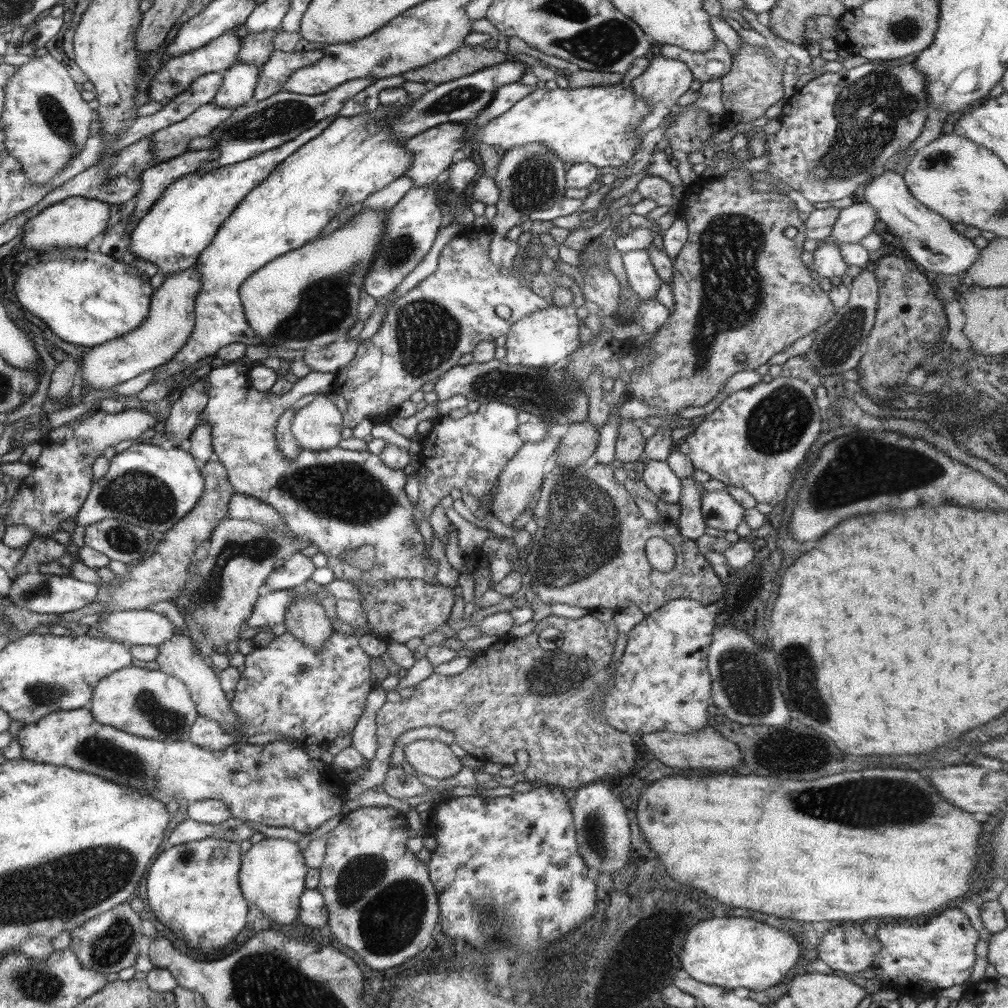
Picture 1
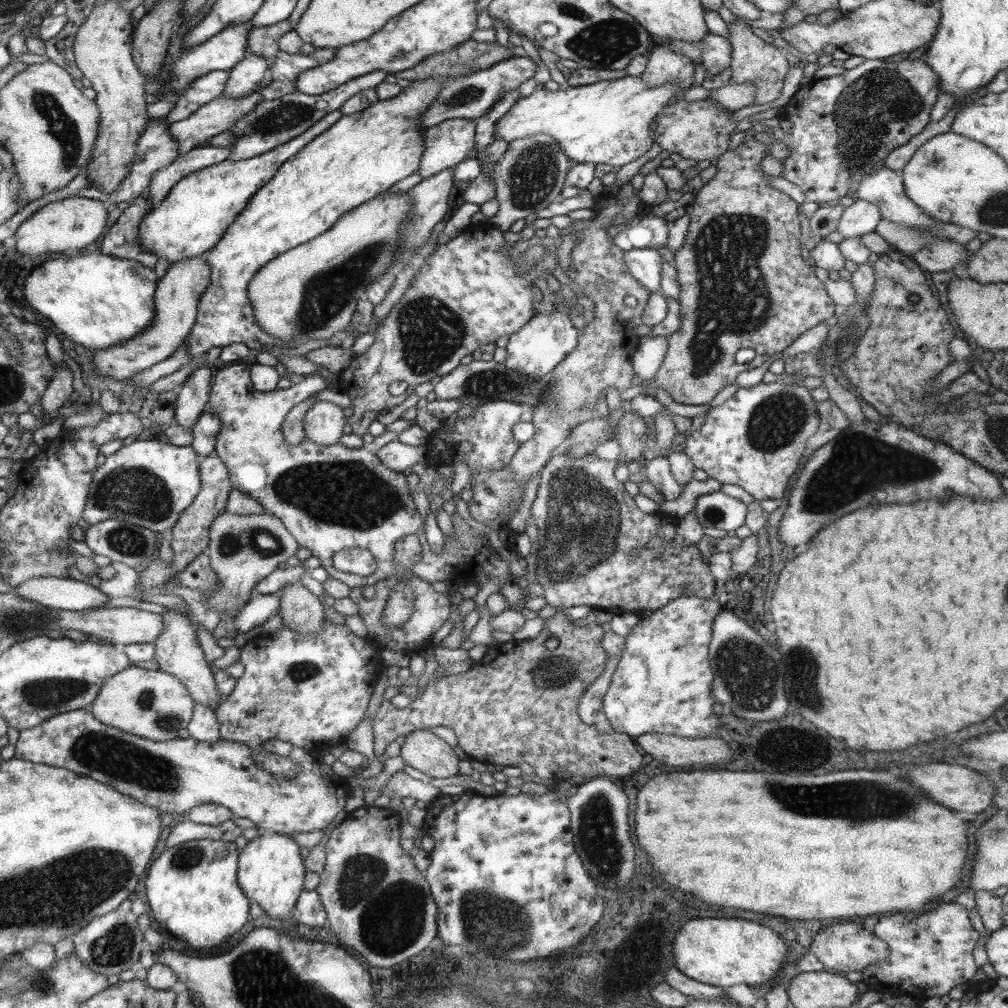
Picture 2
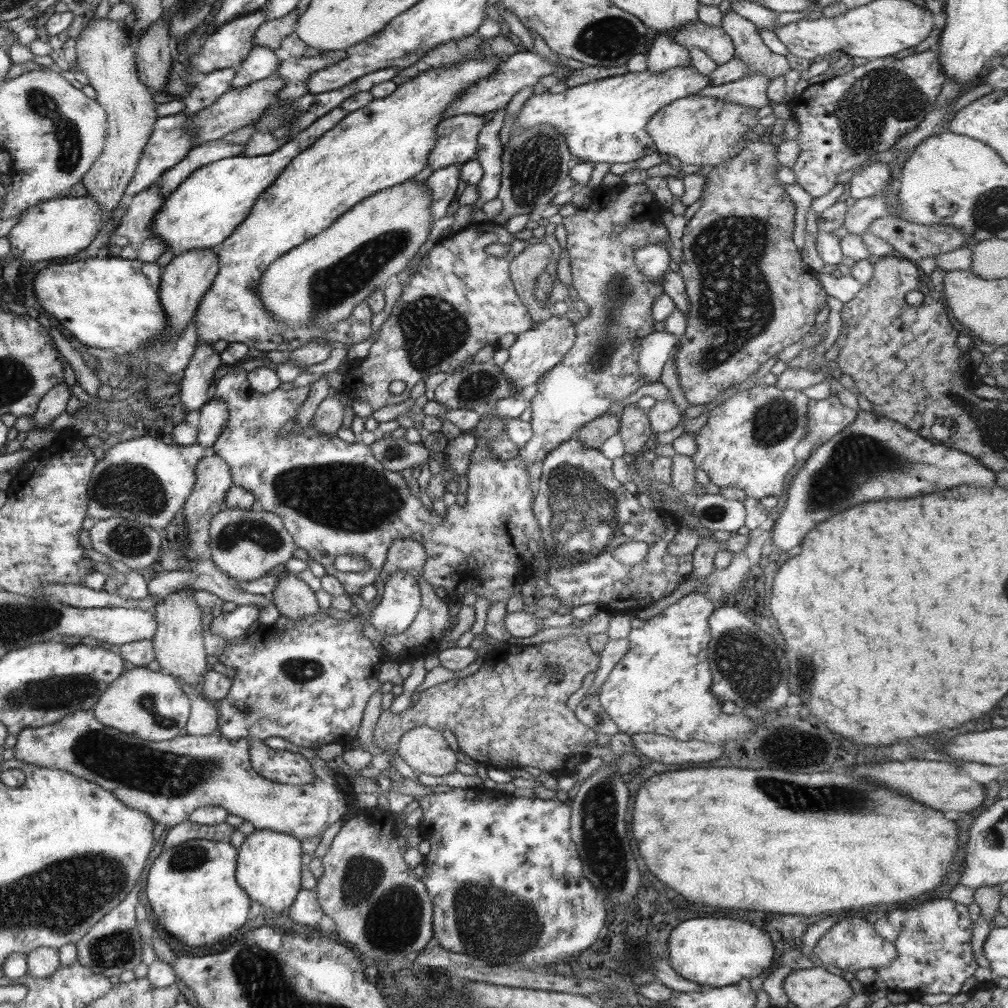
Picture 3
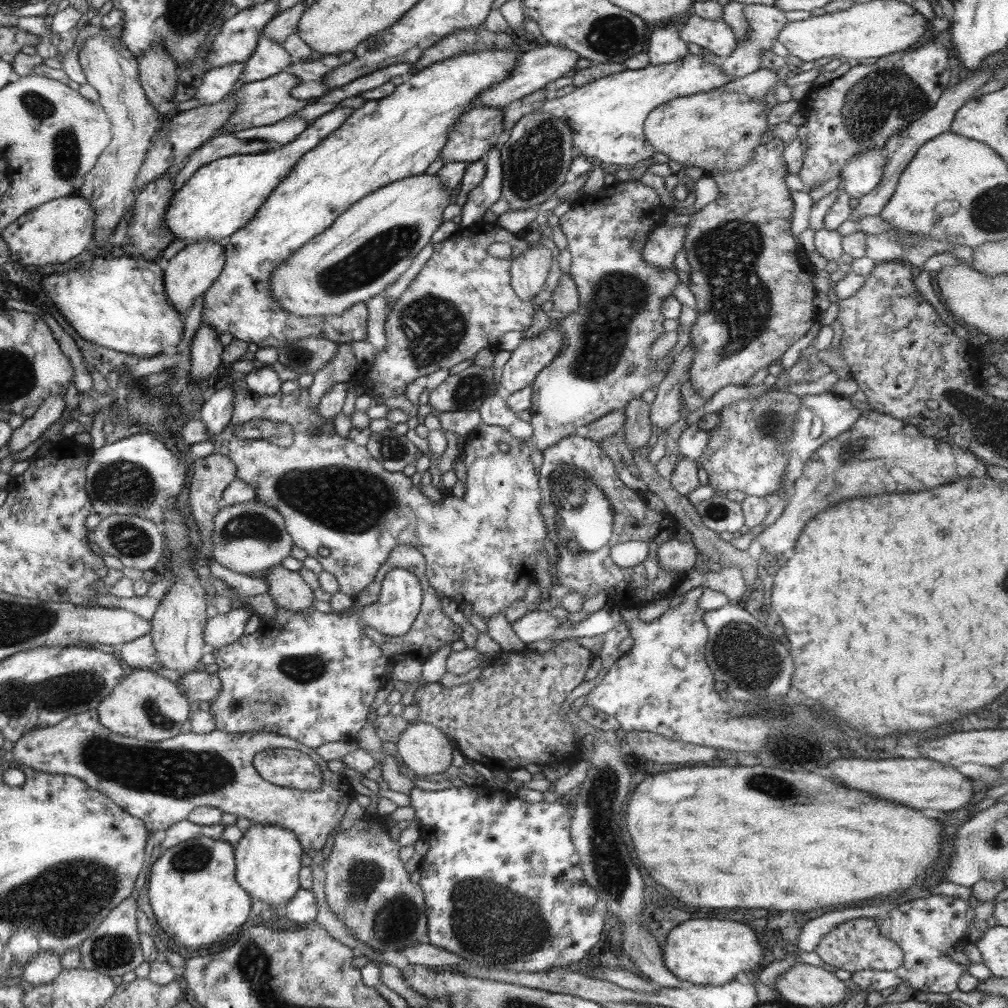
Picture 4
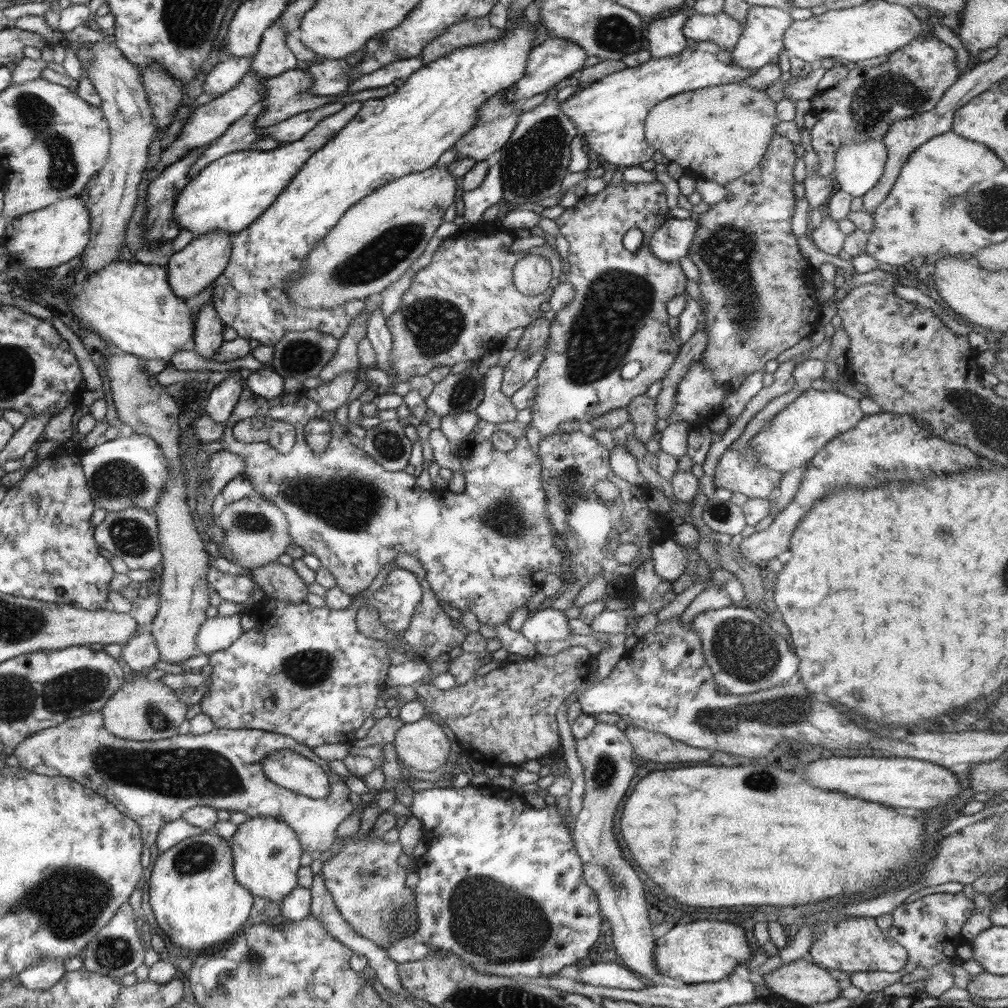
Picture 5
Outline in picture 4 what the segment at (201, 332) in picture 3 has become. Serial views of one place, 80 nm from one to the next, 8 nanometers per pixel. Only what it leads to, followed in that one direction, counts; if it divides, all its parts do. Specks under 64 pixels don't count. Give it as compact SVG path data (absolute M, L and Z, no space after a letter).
M520 48L518 51L514 49L508 50L485 50L485 51L470 51L467 53L459 54L458 56L447 58L442 62L428 66L428 68L419 70L416 74L409 75L402 84L398 85L391 95L385 96L380 100L367 100L360 108L357 108L354 113L348 117L348 120L344 122L342 126L335 130L328 138L325 138L315 149L304 154L299 160L298 164L292 169L292 172L288 175L274 193L264 202L264 210L260 210L260 214L256 214L252 222L248 223L248 226L244 227L244 230L240 230L240 234L232 234L232 238L226 239L223 243L224 251L226 252L226 265L223 267L223 273L220 273L218 280L211 286L210 289L204 294L204 305L202 311L202 322L206 322L218 336L224 334L231 334L234 340L242 340L247 342L254 342L259 347L284 346L285 344L296 341L300 338L326 338L326 340L332 340L337 344L350 343L352 341L364 341L368 338L368 321L370 318L370 311L367 309L366 303L359 303L358 305L352 305L344 314L340 316L331 316L326 318L300 318L300 316L294 316L290 314L290 311L284 310L280 306L280 303L275 300L274 291L271 290L271 276L280 267L284 265L288 259L290 259L300 247L307 245L312 238L319 237L321 233L324 233L327 229L331 229L331 226L339 219L339 217L348 211L350 206L355 205L356 202L362 201L368 194L376 193L376 190L383 189L384 186L389 186L392 183L403 181L409 177L415 177L426 173L426 168L436 162L439 154L442 152L444 146L447 145L449 132L451 128L457 123L457 120L469 110L469 104L479 96L483 90L486 90L493 84L502 82L505 78L508 78L513 73L515 66L517 65L517 58L519 57Z

